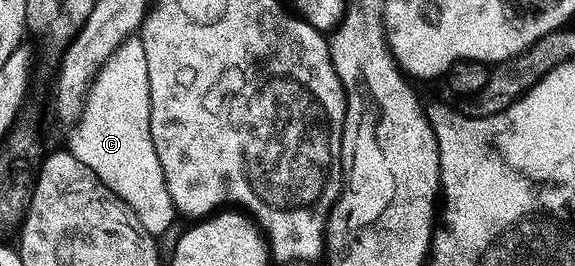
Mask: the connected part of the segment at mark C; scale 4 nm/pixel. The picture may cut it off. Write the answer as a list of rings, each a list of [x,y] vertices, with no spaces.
[[[132,37],[119,47],[97,74],[85,101],[85,110],[73,131],[75,131],[73,146],[71,145],[73,155],[83,160],[83,164],[87,164],[87,168],[91,168],[95,176],[99,176],[99,180],[107,190],[118,194],[137,213],[143,228],[147,228],[152,238],[164,239],[164,234],[179,222],[179,215],[171,200],[171,192],[163,176],[163,164],[159,164],[159,152],[155,152],[155,140],[151,136],[151,84],[147,68],[147,52],[140,37]]]

